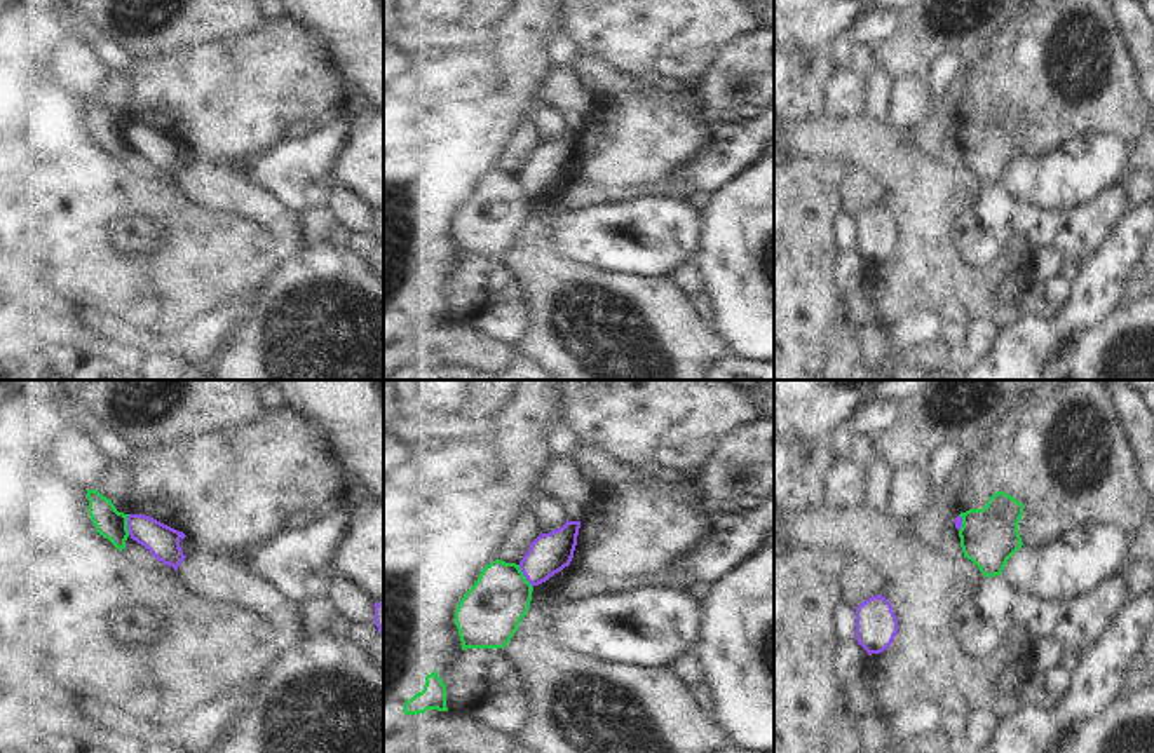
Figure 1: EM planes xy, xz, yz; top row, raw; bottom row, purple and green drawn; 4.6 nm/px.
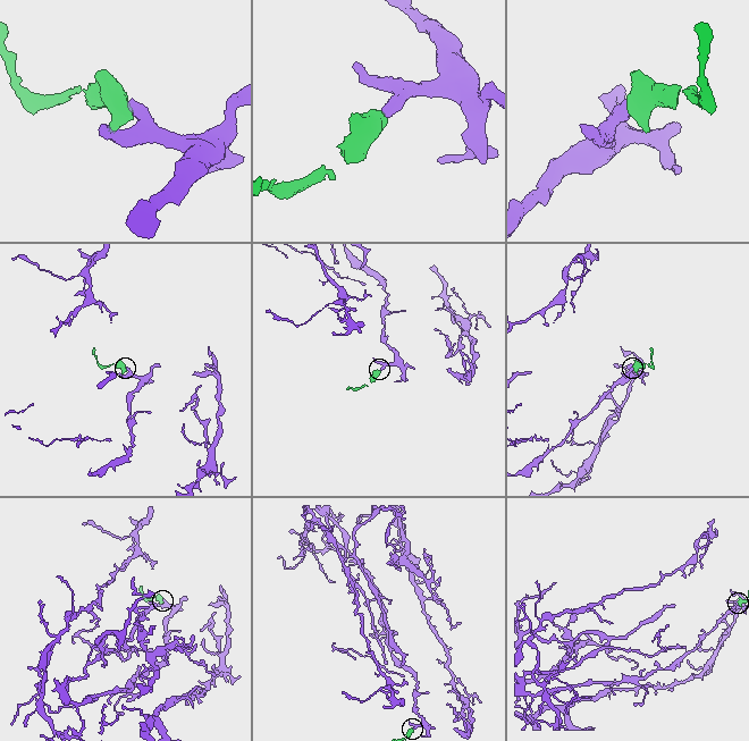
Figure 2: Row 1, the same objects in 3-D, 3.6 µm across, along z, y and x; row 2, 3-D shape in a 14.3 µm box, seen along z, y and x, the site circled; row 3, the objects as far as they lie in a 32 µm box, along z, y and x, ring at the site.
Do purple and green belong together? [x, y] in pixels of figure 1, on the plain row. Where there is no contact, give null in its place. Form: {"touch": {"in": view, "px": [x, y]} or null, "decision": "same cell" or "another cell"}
{"touch": {"in": "xz", "px": [525, 185]}, "decision": "another cell"}

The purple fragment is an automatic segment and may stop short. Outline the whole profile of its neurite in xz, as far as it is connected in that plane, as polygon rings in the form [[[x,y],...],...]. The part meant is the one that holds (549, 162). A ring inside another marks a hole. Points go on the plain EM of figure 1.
[[[568,131],[549,143],[539,145],[519,171],[526,190],[533,195],[546,192],[570,174],[577,155],[580,131]]]

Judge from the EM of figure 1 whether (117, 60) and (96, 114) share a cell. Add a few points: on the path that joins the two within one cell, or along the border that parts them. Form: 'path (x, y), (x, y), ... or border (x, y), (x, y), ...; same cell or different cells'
border (82, 37), (108, 70); different cells

